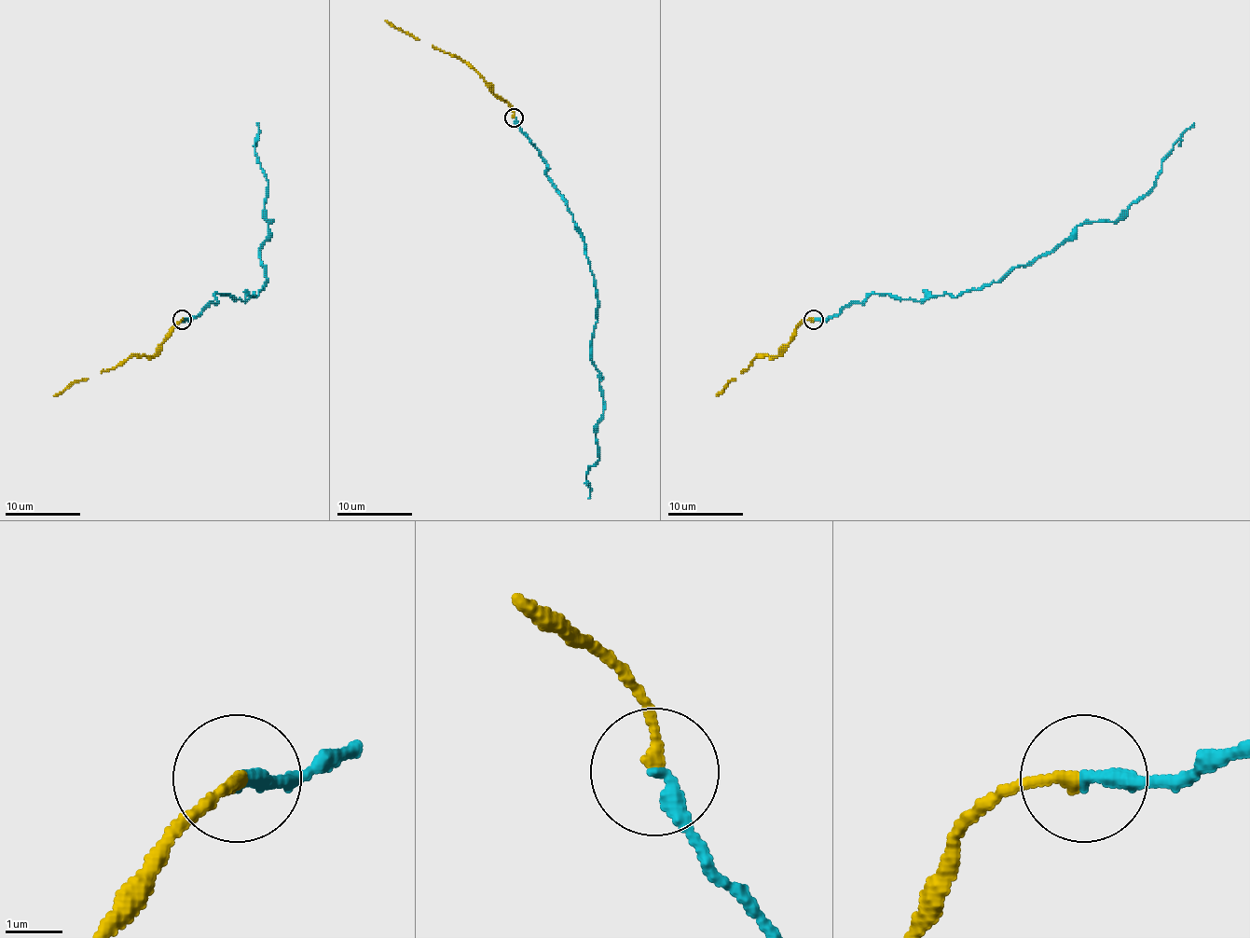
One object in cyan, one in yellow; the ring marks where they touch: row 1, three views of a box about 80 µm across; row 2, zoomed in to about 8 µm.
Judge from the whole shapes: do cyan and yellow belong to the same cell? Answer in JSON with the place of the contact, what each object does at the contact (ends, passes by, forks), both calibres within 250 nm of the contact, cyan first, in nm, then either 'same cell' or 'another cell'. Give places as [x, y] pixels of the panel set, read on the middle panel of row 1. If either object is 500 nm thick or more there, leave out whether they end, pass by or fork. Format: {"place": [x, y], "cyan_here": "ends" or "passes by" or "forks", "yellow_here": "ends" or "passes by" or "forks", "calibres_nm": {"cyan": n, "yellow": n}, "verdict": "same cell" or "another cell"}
{"place": [514, 117], "cyan_here": "ends", "yellow_here": "ends", "calibres_nm": {"cyan": 280, "yellow": 200}, "verdict": "same cell"}

